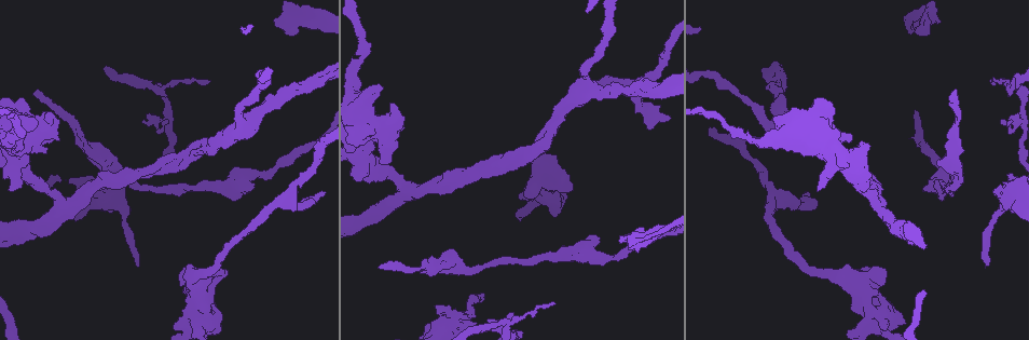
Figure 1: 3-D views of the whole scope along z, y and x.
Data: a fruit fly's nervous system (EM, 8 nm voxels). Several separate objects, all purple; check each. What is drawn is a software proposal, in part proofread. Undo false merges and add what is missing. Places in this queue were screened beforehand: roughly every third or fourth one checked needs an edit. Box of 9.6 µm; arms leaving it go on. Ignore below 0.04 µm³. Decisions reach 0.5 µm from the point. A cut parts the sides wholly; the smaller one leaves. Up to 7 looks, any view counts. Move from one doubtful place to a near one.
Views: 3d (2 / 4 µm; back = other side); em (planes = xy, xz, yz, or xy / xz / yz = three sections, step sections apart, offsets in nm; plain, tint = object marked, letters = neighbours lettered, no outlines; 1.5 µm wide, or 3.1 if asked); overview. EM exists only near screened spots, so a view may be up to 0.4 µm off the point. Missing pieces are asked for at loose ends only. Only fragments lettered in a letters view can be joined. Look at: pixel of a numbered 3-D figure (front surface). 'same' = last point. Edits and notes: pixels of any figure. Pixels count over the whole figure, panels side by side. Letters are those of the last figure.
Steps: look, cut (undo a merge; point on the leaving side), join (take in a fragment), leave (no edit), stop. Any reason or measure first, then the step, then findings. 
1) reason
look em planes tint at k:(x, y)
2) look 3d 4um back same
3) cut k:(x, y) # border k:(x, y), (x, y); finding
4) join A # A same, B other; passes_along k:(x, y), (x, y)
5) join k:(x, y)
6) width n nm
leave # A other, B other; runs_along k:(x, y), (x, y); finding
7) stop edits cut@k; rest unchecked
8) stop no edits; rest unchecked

long arm stops here
look em planes plain at 1:(378, 267)

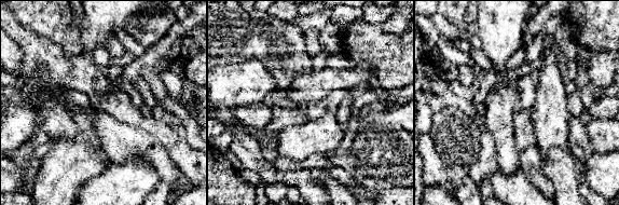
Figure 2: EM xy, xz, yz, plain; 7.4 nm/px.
look em planes letters same

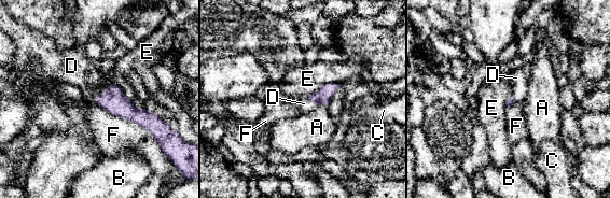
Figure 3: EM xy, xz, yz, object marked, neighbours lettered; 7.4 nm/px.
join D # A other, B other, C other, D same, E other, F other; passes_along 3:(112, 99), (102, 93), (79, 70); the neuron continues

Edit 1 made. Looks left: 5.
see it whole again
look overview

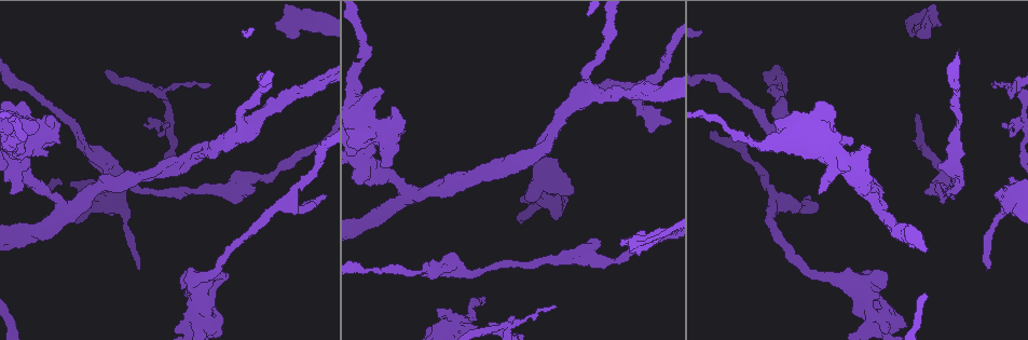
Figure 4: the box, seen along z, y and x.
thin end
look em planes letters at 4:(986, 266)

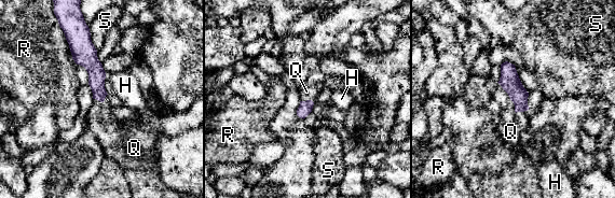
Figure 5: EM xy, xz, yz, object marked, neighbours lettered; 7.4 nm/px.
join Q # H other, Q same, R other, S other; passes_along 5:(509, 81), (509, 97), (509, 129); it goes on there

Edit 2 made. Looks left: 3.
see it whole again
look overview

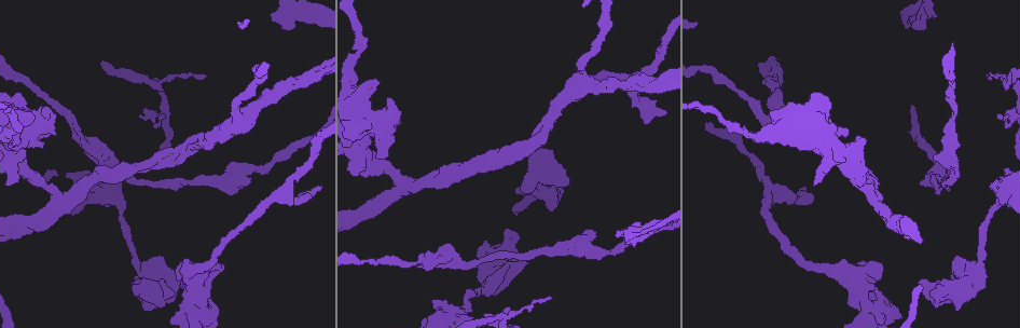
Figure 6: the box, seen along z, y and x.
an open end
look em xz step 4 letters at 6:(508, 230)

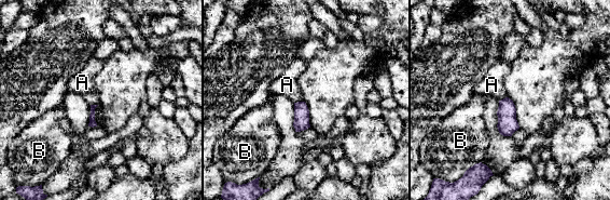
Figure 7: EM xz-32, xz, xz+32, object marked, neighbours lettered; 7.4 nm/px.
look em planes letters same

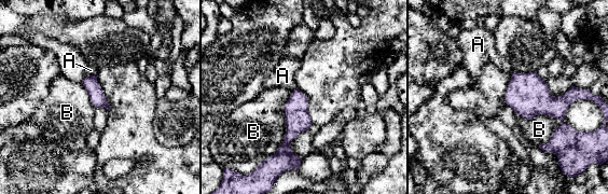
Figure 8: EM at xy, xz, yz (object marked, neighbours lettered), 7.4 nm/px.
leave # A other, B other; border 8:(515, 112), (562, 123); no lettered fragment goes on from it

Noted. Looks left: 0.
stop edits join@3, join@5; rest unchecked

